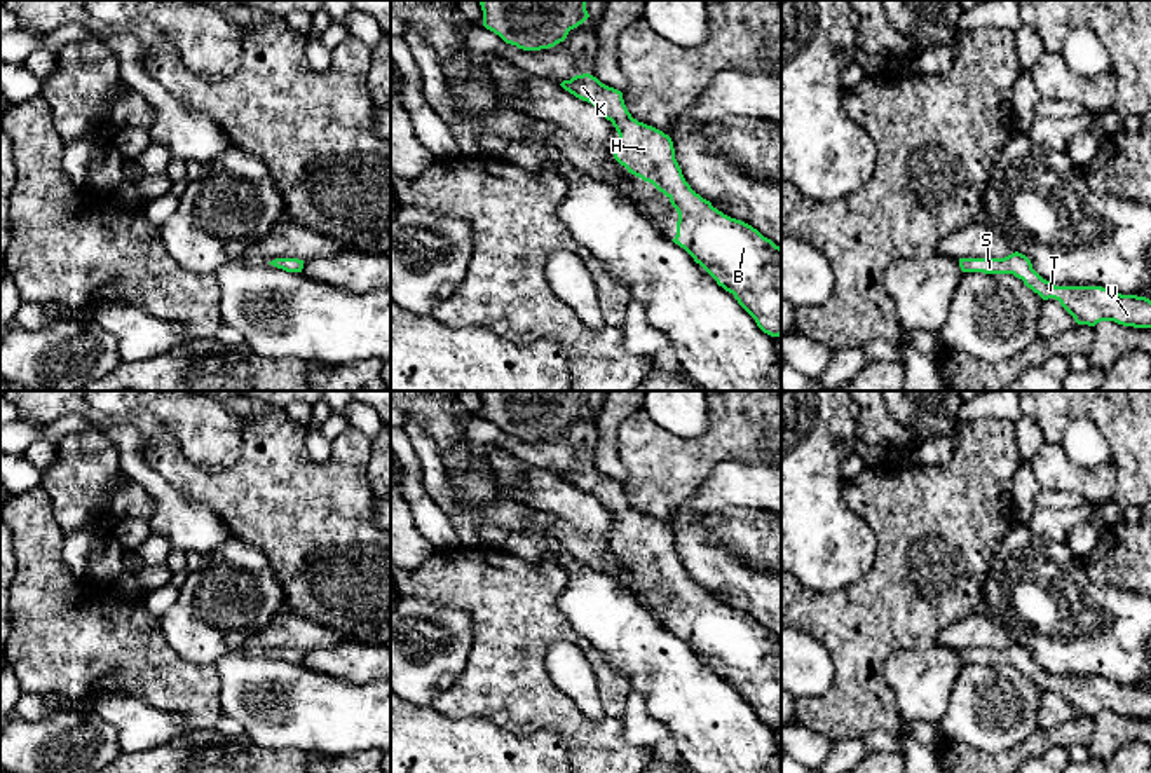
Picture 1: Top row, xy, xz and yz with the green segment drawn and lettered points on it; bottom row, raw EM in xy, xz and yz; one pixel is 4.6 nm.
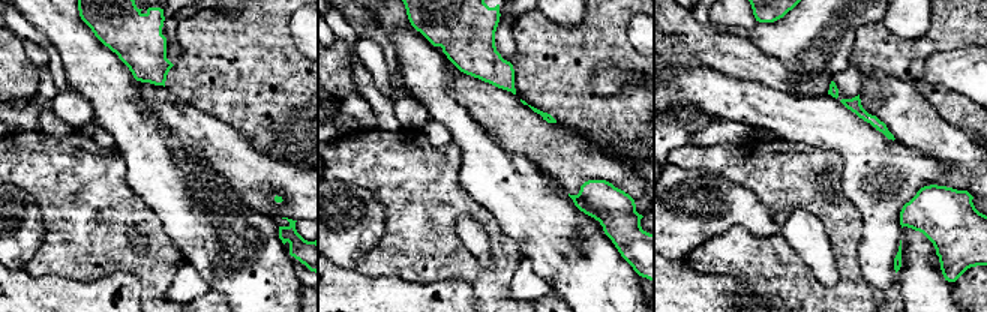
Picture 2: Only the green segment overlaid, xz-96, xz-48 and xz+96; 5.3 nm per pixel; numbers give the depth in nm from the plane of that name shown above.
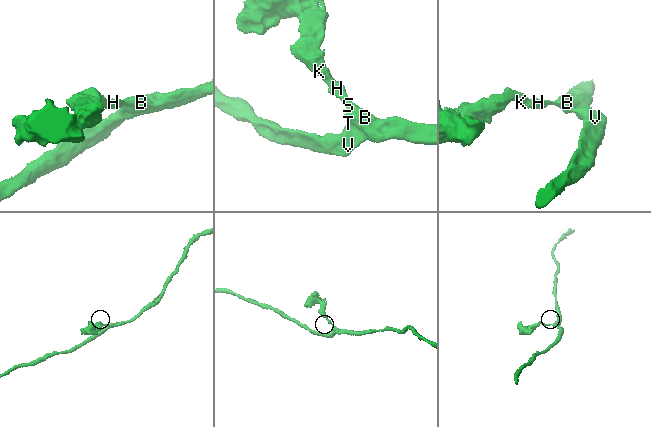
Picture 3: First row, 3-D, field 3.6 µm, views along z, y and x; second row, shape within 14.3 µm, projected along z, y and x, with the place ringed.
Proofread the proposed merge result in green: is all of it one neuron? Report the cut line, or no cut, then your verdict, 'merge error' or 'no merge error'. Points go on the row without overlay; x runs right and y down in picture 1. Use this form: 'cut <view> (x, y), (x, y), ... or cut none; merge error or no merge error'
cut none; no merge error

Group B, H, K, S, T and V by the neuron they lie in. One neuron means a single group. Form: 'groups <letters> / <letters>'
groups B H K S T V

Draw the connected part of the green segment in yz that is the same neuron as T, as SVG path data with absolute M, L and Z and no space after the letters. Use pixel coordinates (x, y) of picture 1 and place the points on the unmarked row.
M1015 642L1005 649L959 649L963 663L1013 665L1043 691L1055 689L1078 715L1114 712L1123 717L1151 719L1151 691L1121 686L1102 677L1055 677L1043 670L1031 651Z

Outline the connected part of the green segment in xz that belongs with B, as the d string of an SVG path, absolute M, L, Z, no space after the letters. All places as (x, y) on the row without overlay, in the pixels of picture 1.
M589 464L576 466L560 475L576 489L591 494L619 525L619 537L614 550L628 564L652 574L663 583L678 604L677 626L671 630L684 639L725 682L732 684L738 694L755 710L757 717L771 726L781 726L781 639L764 628L752 616L731 609L696 585L685 572L675 550L673 532L663 522L638 513L628 503L623 483L602 475Z

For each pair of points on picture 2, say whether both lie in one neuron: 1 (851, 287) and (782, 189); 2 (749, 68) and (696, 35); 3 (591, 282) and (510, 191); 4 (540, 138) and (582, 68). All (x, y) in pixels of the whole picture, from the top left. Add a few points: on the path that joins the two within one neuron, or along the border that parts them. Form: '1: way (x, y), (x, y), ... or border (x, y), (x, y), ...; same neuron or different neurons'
1: way (845, 257), (845, 231), (812, 198); same neuron
2: way (735, 56), (710, 44); same neuron
3: way (566, 266), (555, 254), (555, 236), (536, 216); same neuron
4: border (557, 120), (570, 128); different neurons

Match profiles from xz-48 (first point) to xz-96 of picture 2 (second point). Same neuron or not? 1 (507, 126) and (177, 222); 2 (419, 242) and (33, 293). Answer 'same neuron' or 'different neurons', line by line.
1: different neurons
2: different neurons

